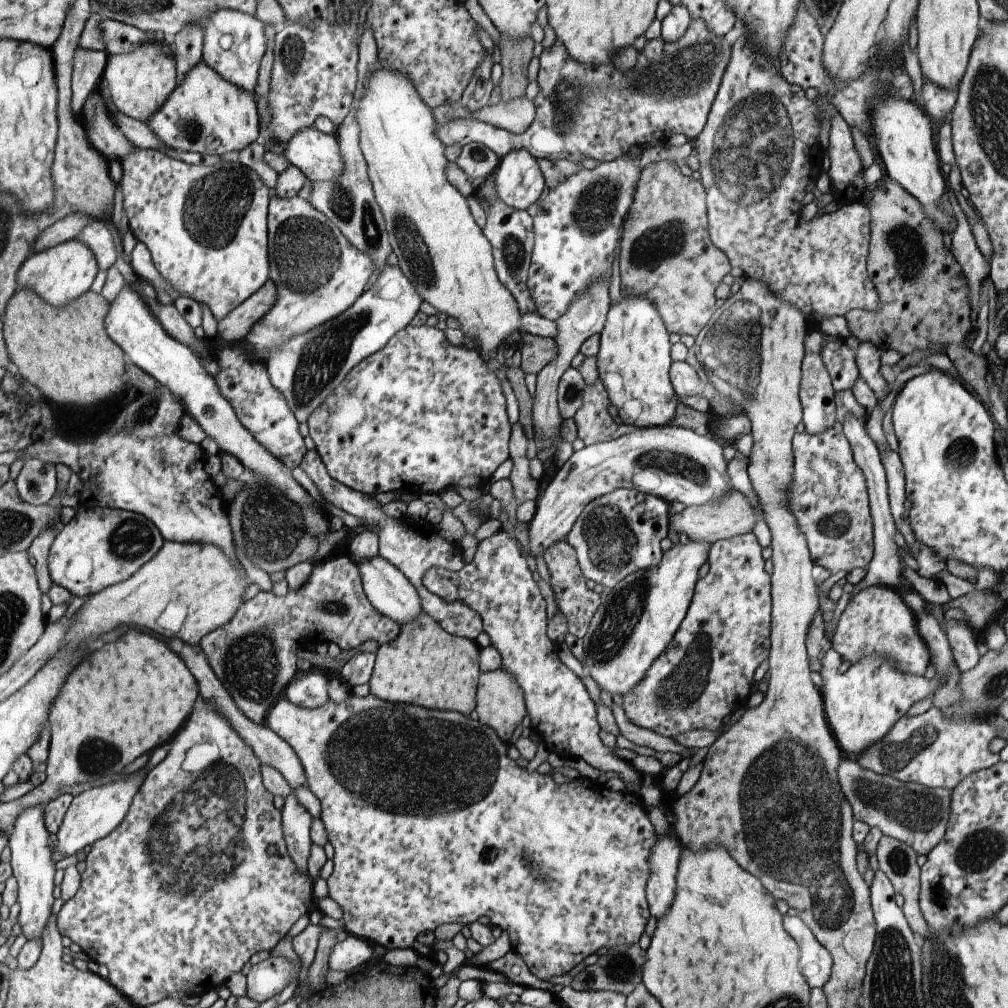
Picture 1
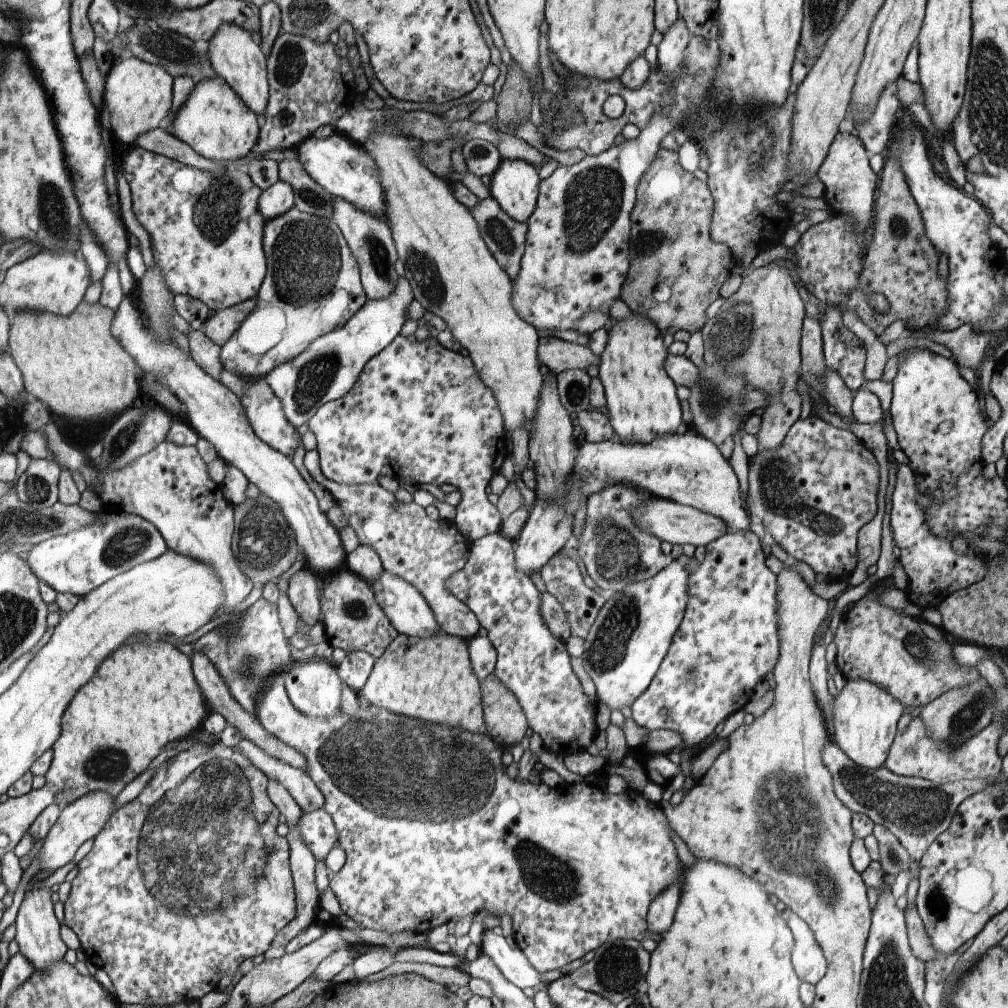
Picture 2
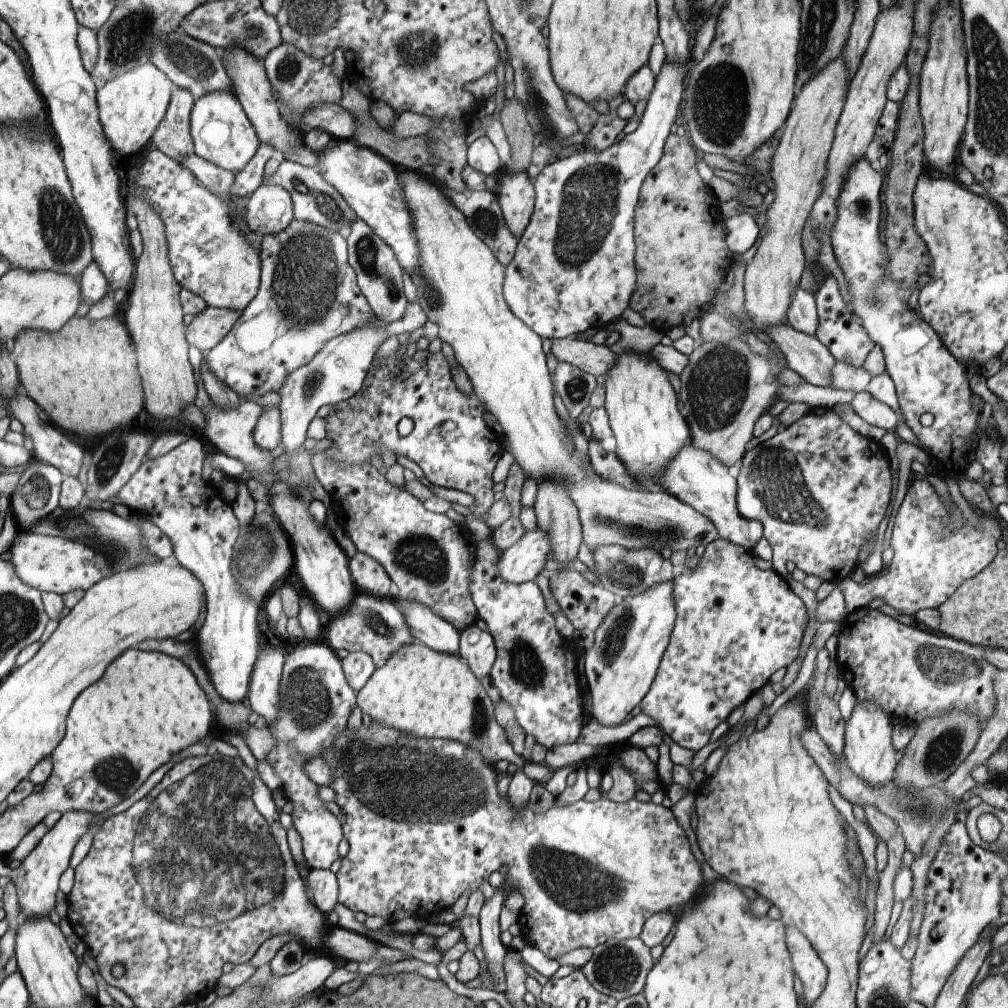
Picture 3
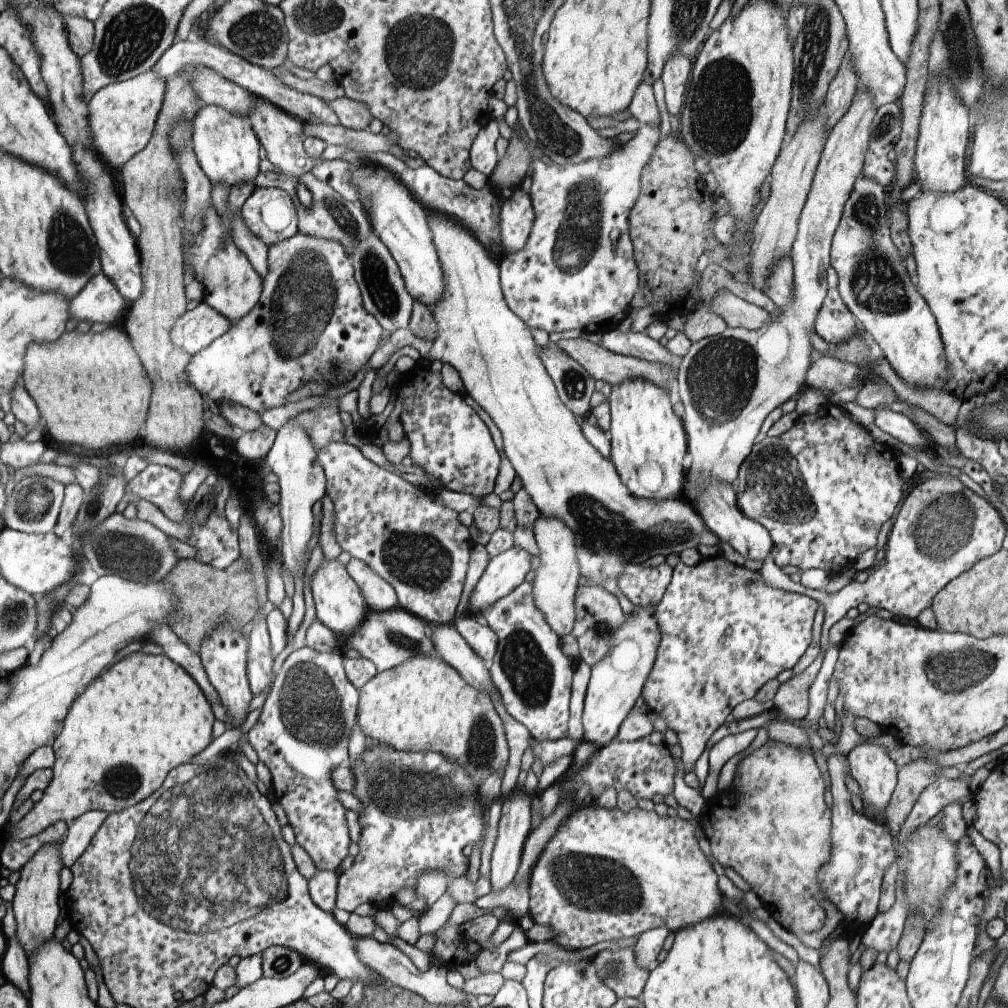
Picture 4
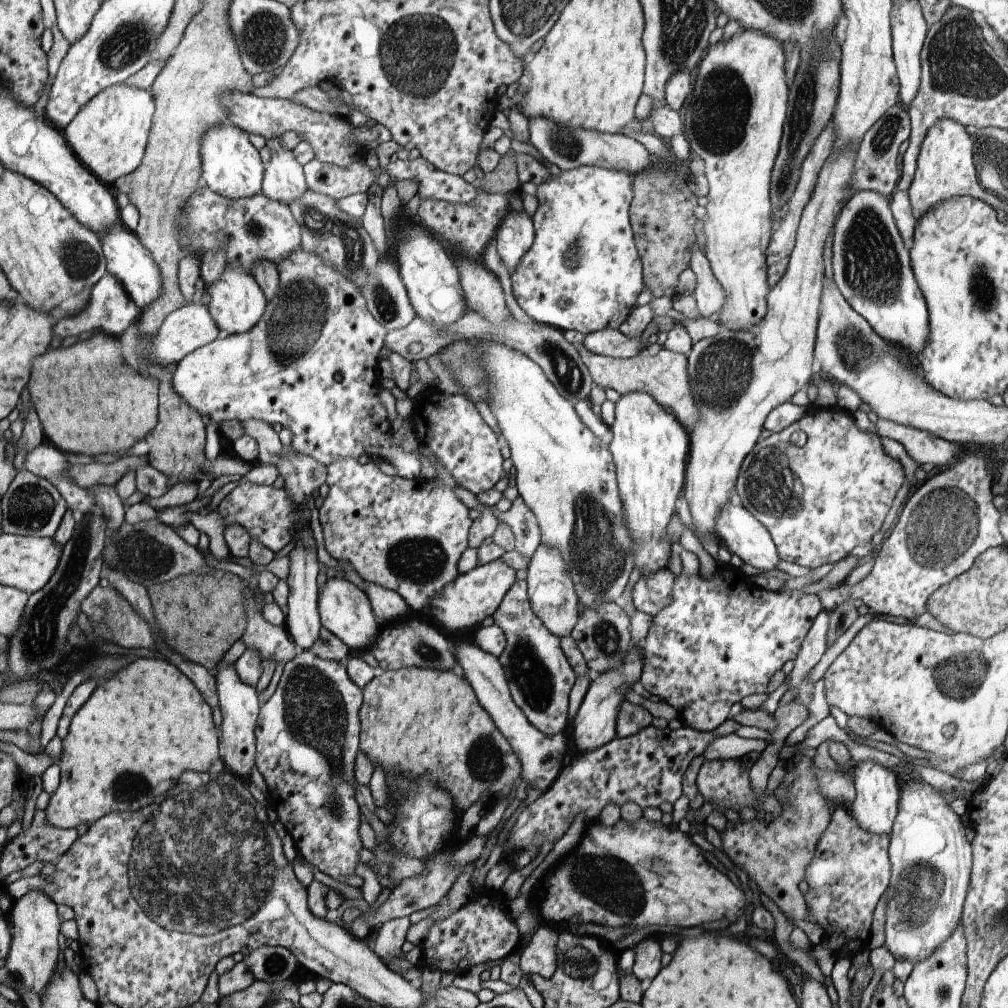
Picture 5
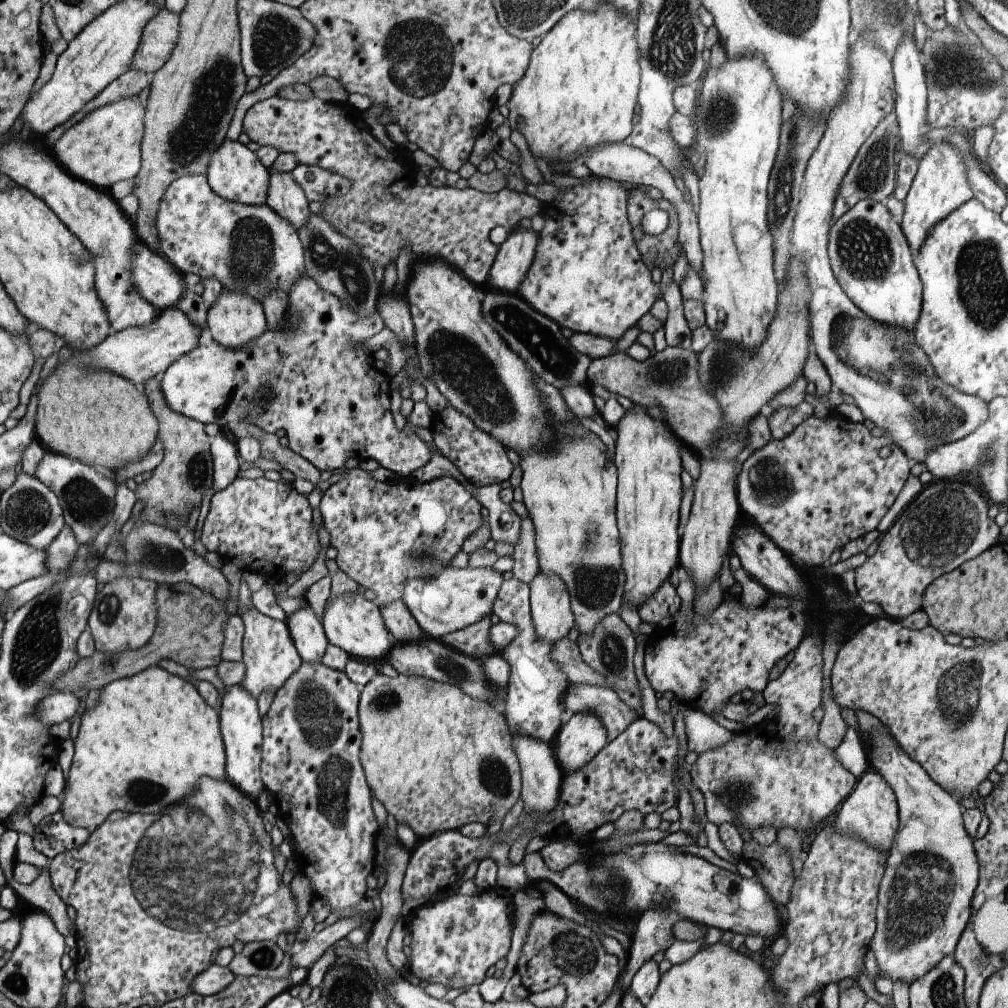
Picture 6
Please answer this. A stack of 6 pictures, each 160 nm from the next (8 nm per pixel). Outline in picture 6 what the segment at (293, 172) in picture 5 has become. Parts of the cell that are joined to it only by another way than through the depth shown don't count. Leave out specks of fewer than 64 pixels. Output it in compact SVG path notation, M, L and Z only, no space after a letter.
M276 169L270 175L268 203L279 215L288 219L299 229L310 216L309 198L301 184L293 177L292 172L280 172Z

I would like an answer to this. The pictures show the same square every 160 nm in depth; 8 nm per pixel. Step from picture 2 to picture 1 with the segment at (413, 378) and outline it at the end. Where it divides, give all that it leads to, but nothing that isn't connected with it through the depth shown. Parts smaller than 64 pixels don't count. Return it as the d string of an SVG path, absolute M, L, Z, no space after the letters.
M426 324L421 326L409 325L398 331L386 343L385 347L357 364L345 376L344 382L335 389L333 394L328 396L325 402L307 420L309 435L314 441L315 449L320 456L325 456L325 465L326 468L330 468L330 476L350 488L357 489L358 492L372 496L380 492L396 492L400 490L435 497L440 492L453 491L457 487L476 488L476 486L482 486L494 474L494 470L508 458L508 438L512 437L510 436L510 422L508 422L508 416L506 416L506 398L502 394L500 380L496 378L494 370L490 370L488 364L482 360L480 352L468 350L468 343L452 345L446 339L444 331L437 327L431 327Z

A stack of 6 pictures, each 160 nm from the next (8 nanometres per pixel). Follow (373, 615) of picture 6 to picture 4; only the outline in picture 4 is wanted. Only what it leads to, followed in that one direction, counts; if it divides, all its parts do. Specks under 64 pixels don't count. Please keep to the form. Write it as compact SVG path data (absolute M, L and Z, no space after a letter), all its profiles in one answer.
M324 559L317 572L315 571L310 580L313 600L317 619L325 624L336 634L350 636L355 633L361 624L365 622L365 616L369 612L364 594L360 594L361 587L348 575L346 566L338 559Z

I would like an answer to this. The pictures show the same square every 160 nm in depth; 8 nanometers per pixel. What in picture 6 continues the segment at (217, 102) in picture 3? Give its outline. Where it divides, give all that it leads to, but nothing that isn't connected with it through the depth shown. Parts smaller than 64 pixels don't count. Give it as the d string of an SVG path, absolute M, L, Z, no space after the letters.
M225 140L221 144L209 160L206 176L213 191L229 201L240 201L247 205L266 203L269 190L266 164L259 159L256 151L250 150L240 141Z

